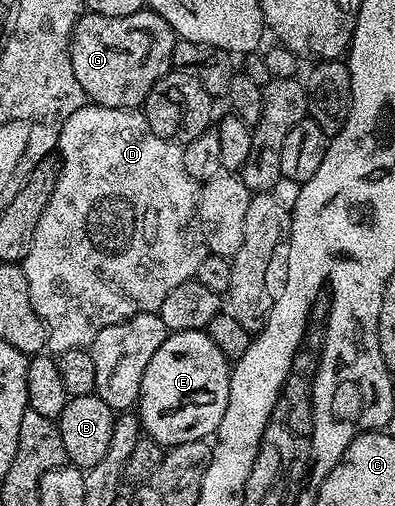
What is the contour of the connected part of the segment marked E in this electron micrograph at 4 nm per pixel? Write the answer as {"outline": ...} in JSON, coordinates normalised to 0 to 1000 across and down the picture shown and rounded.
{"outline":[[[448,652],[425,658],[408,688],[387,696],[387,711],[377,711],[367,727],[367,743],[357,743],[347,816],[359,856],[415,885],[532,868],[552,852],[580,798],[585,727],[587,717],[570,696],[559,696],[522,652]]]}

